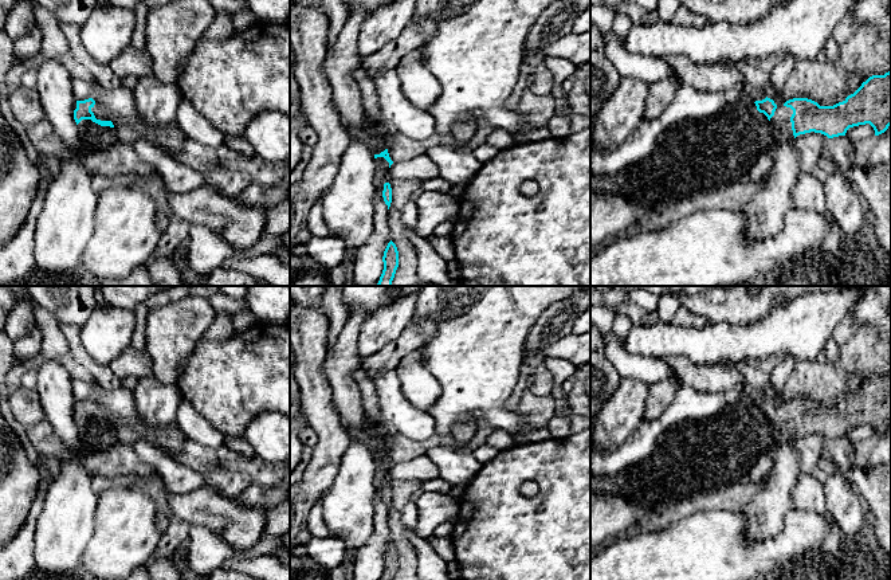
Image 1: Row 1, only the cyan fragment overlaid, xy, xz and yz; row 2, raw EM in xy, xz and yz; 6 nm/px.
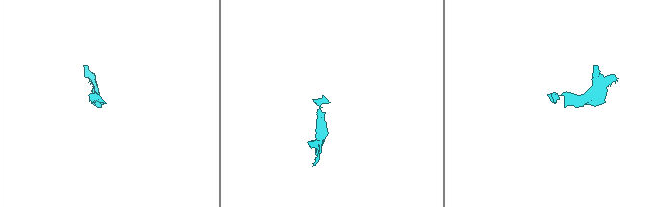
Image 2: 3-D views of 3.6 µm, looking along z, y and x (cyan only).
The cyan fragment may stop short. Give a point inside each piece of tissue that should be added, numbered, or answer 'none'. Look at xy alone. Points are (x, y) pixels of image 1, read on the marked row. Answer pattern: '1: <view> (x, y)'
1: xy (98, 112)
2: xy (94, 137)

